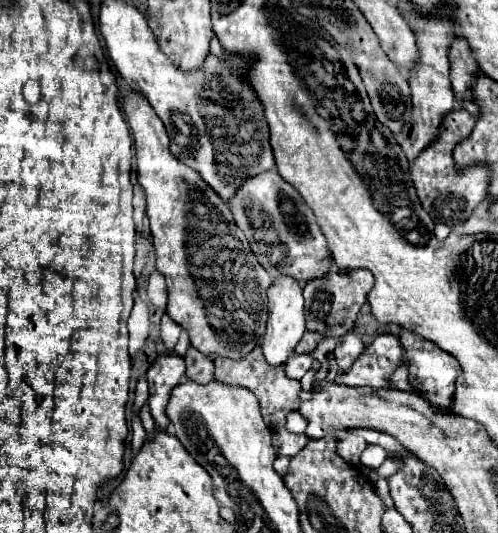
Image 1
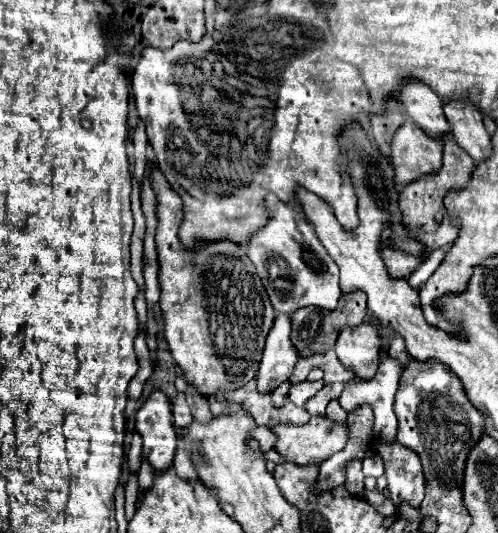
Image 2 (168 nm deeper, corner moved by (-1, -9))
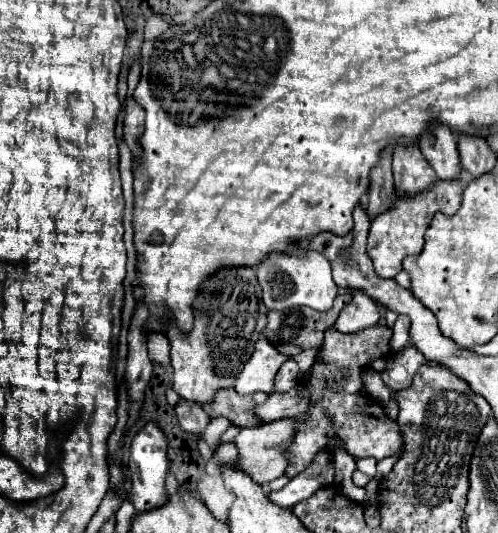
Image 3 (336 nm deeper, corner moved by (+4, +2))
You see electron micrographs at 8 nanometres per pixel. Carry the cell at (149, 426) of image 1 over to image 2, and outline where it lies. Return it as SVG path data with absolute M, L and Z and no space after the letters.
M144 459L144 461L142 461L142 465L140 465L140 469L138 469L140 491L142 491L144 487L150 487L150 485L152 485L152 477L154 477L154 469L152 469L150 461L148 461L148 459Z

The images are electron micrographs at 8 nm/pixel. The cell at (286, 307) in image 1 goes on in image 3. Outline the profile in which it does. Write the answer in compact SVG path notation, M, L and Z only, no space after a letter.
M261 338L255 344L251 360L247 360L241 374L237 376L233 388L239 394L255 394L255 392L271 394L275 374L285 360L287 358L283 354L275 352L275 348L271 348L271 344L267 344L267 338Z

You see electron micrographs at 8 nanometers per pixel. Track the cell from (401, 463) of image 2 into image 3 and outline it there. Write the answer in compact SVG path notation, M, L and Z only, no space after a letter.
M379 324L353 334L343 334L333 326L327 328L317 360L309 376L301 380L301 384L309 390L309 408L293 418L295 438L285 450L285 458L289 462L285 476L297 476L313 462L317 452L333 452L337 446L341 446L355 460L365 456L383 460L401 452L403 438L397 422L387 416L379 402L365 398L365 384L361 380L363 370L367 370L375 358L387 358L391 354L391 336L393 330Z

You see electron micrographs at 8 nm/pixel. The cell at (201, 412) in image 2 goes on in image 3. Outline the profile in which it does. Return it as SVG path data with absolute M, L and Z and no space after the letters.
M181 400L175 408L175 414L177 414L181 430L201 440L201 434L205 432L205 426L209 424L209 416L201 408L201 404L187 404L185 400Z

